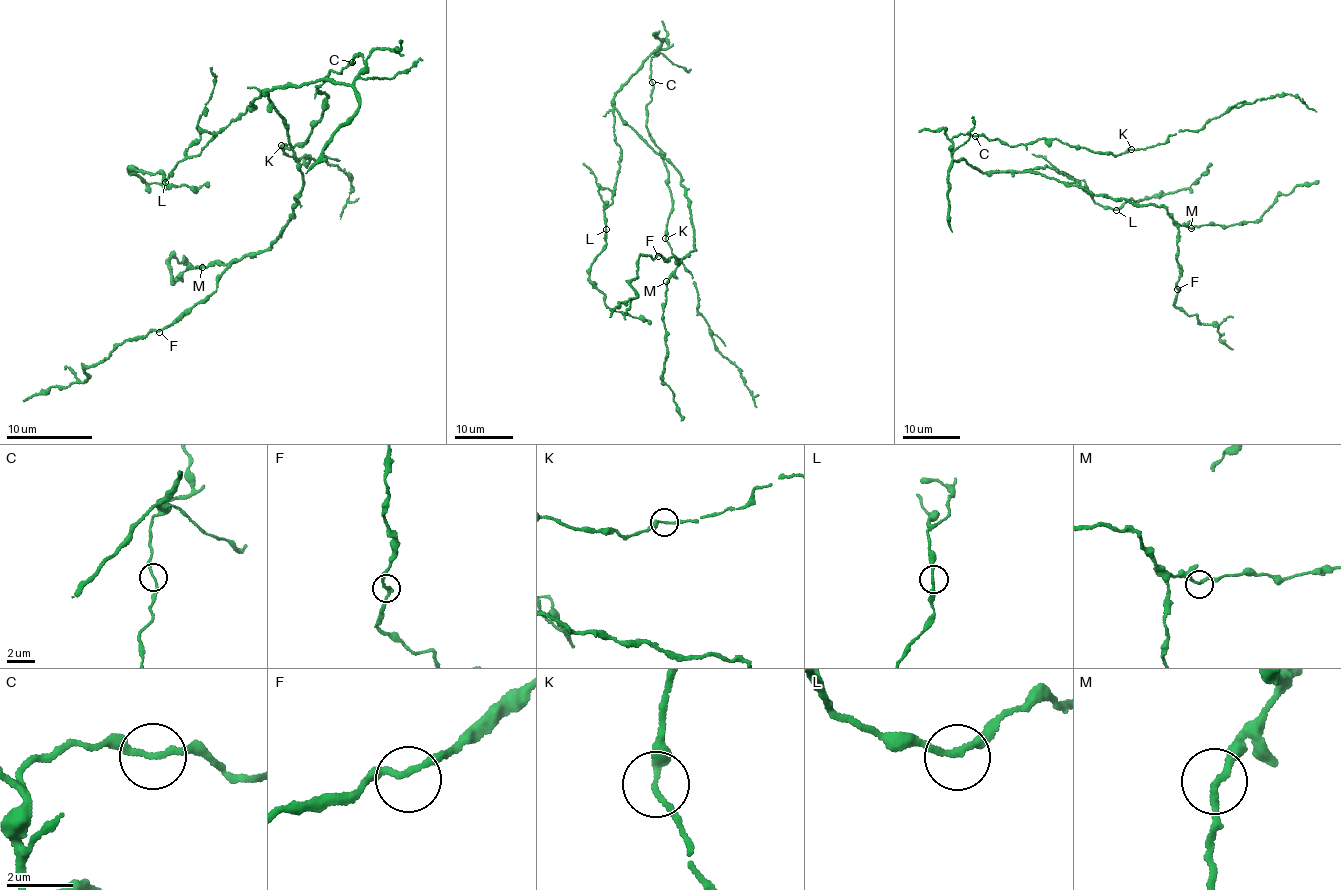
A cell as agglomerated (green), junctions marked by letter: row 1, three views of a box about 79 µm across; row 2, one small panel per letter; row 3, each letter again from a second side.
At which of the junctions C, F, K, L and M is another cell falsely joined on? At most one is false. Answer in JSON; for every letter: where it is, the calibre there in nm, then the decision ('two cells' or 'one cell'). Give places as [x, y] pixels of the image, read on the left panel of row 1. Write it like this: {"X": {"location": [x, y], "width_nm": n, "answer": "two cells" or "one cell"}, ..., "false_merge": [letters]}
{"C": {"location": [352, 62], "width_nm": 170, "answer": "one cell"}, "F": {"location": [159, 332], "width_nm": 190, "answer": "one cell"}, "K": {"location": [281, 145], "width_nm": 220, "answer": "one cell"}, "L": {"location": [165, 182], "width_nm": 200, "answer": "one cell"}, "M": {"location": [202, 267], "width_nm": 180, "answer": "one cell"}, "false_merge": []}

